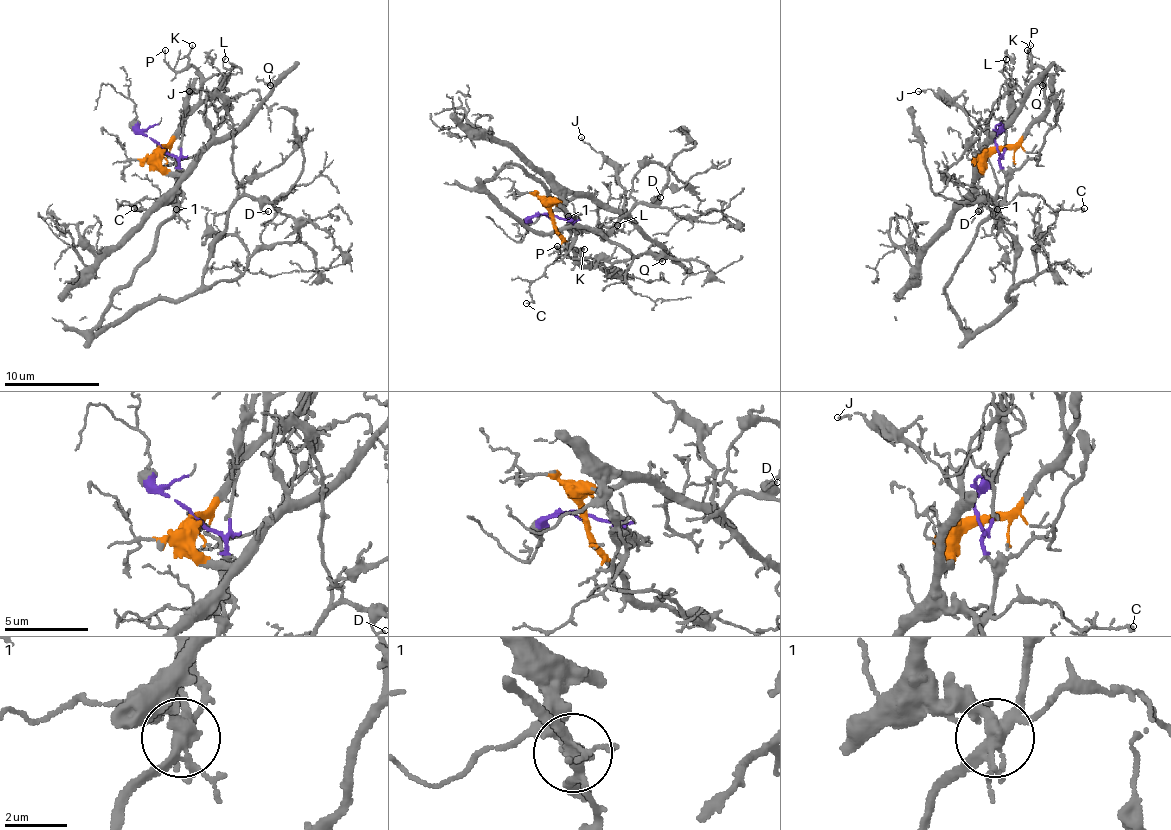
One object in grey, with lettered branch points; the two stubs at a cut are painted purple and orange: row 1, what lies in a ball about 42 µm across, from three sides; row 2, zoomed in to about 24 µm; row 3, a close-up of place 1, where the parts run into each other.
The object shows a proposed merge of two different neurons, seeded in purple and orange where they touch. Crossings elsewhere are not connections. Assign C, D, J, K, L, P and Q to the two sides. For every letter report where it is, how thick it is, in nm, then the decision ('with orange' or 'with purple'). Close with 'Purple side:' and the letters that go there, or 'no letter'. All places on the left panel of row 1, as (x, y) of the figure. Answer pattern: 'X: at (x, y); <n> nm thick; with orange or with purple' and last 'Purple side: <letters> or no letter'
C: at (134, 208); 130 nm thick; with purple
D: at (268, 211); 140 nm thick; with purple
J: at (189, 91); 100 nm thick; with purple
K: at (192, 45); 120 nm thick; with orange
L: at (225, 59); 110 nm thick; with orange
P: at (165, 50); 100 nm thick; with orange
Q: at (270, 85); 130 nm thick; with orange
Purple side: C, D, J

